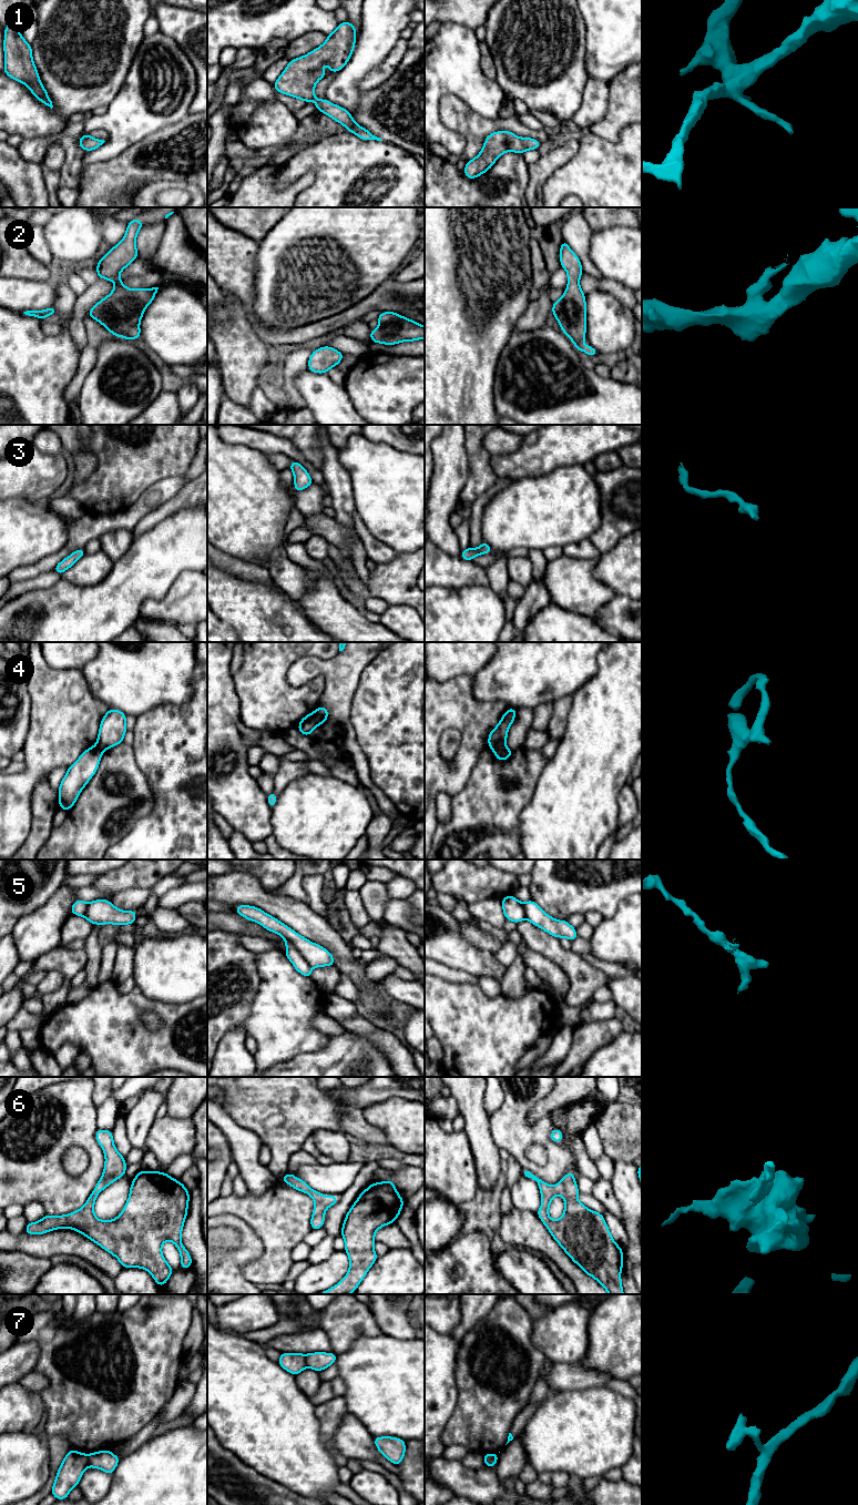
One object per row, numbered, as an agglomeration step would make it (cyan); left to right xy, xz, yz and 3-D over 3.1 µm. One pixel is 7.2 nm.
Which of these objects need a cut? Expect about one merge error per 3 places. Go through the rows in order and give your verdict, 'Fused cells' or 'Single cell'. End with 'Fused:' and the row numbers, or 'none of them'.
1: Single cell
2: Single cell
3: Single cell
4: Fused cells
5: Fused cells
6: Single cell
7: Fused cells
Fused: 4, 5, 7

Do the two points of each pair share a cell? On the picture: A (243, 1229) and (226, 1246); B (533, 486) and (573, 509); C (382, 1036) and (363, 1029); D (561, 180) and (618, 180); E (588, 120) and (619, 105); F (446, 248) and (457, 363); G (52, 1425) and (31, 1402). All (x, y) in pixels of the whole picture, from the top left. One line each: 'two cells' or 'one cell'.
A: two cells
B: one cell
C: one cell
D: one cell
E: two cells
F: one cell
G: two cells

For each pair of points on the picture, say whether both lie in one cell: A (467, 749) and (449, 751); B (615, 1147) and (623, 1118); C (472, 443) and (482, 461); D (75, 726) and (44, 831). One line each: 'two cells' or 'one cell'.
A: two cells
B: one cell
C: one cell
D: two cells

